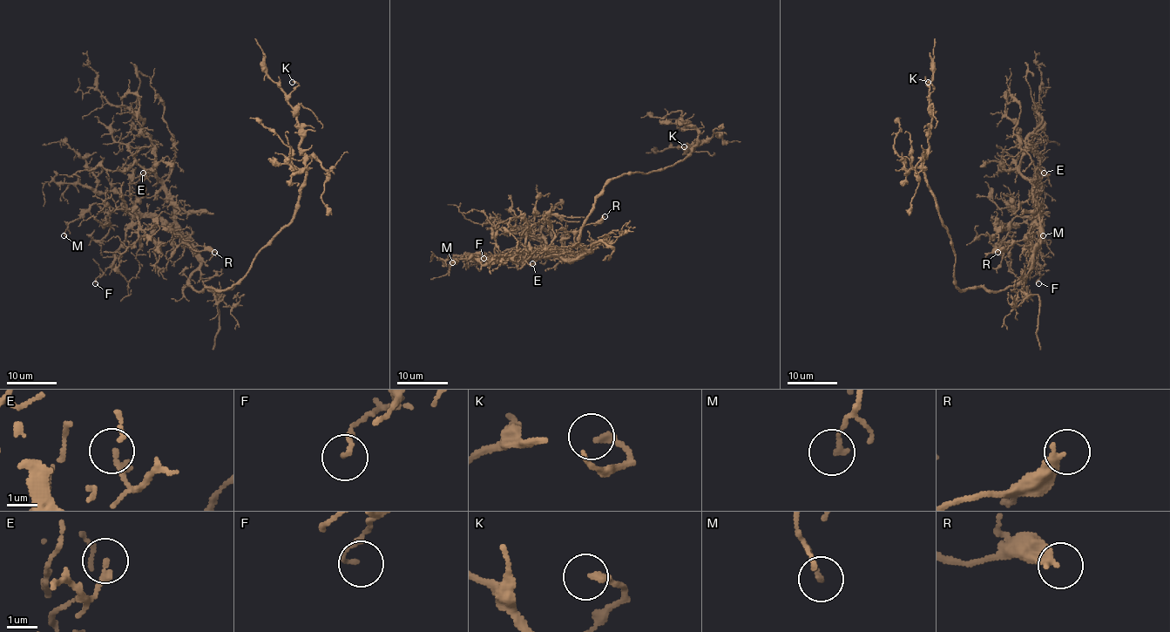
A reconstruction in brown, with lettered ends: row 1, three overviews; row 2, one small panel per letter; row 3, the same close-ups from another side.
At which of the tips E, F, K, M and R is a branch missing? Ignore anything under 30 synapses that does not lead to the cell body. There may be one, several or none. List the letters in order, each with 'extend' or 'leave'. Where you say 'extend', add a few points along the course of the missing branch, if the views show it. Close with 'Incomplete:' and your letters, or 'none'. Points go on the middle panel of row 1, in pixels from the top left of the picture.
E: leave
F: leave
K: leave
M: leave
R: leave
Incomplete: none

